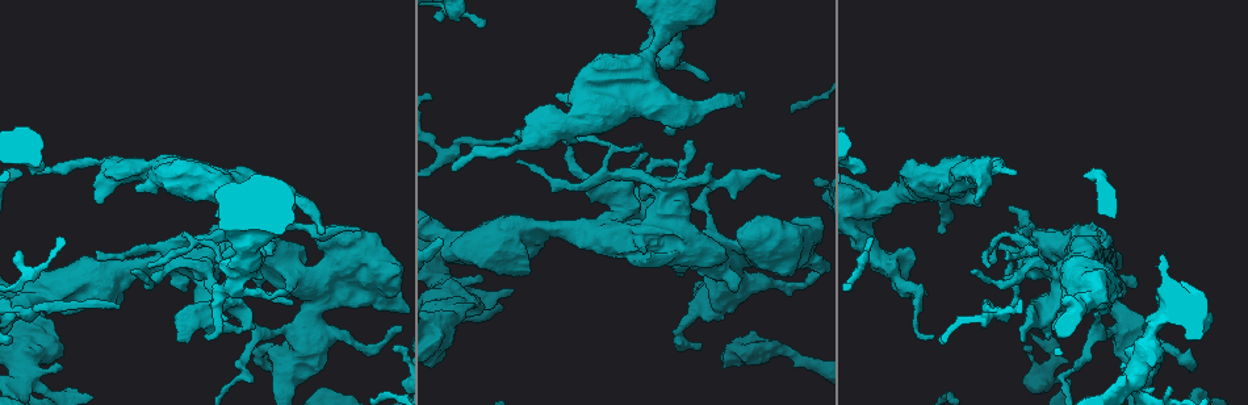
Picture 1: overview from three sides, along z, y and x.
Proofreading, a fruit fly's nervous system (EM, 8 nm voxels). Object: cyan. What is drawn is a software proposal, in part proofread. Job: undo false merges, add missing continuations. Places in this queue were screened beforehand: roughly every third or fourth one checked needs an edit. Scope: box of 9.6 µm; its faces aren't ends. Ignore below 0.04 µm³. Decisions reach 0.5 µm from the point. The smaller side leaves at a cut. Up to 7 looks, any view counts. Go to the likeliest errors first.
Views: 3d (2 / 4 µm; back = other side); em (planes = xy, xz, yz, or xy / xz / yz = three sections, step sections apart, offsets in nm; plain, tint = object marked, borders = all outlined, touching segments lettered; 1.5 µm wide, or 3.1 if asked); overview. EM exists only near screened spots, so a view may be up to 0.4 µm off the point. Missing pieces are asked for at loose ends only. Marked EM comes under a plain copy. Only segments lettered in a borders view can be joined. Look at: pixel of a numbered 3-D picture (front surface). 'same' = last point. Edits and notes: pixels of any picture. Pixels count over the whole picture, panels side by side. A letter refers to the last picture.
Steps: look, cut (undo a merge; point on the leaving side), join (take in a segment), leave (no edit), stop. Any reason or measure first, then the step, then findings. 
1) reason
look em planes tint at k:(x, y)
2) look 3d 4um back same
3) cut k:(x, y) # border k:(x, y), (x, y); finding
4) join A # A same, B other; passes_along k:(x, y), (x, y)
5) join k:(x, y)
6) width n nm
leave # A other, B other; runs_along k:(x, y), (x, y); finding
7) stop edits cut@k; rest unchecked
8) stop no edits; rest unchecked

an open end
look 3d 4um at 1:(1012, 170)

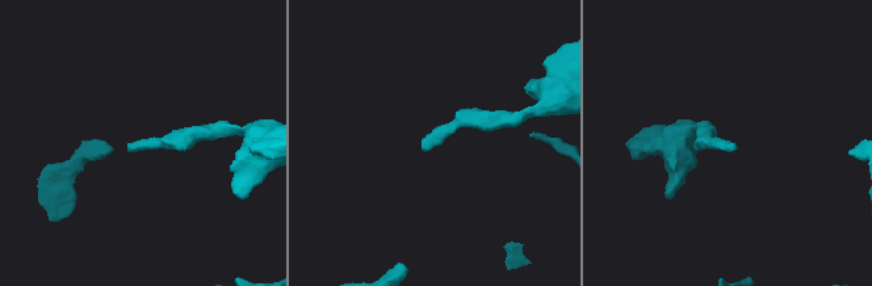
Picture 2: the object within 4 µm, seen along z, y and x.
now the EM
look em yz step 8 borders at 2:(127, 144)

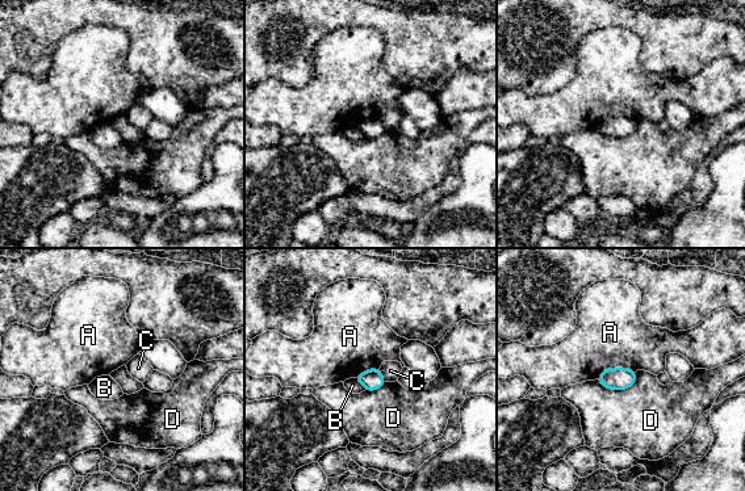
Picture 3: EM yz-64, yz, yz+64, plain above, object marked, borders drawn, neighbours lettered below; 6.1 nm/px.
look em planes borders same

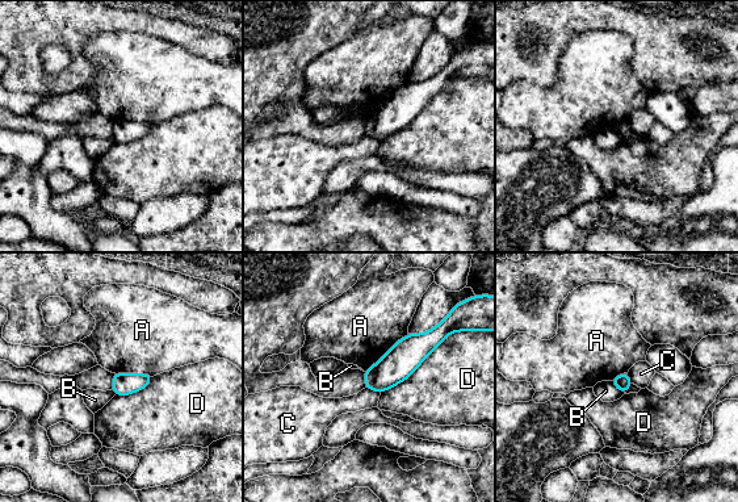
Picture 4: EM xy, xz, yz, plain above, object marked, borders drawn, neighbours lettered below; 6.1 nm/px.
leave # A other, B other, C other, D other; border 4:(410, 334), (401, 338), (365, 372); no lettered segment goes on from it

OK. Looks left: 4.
thick end
look em planes borders at 1:(974, 201)

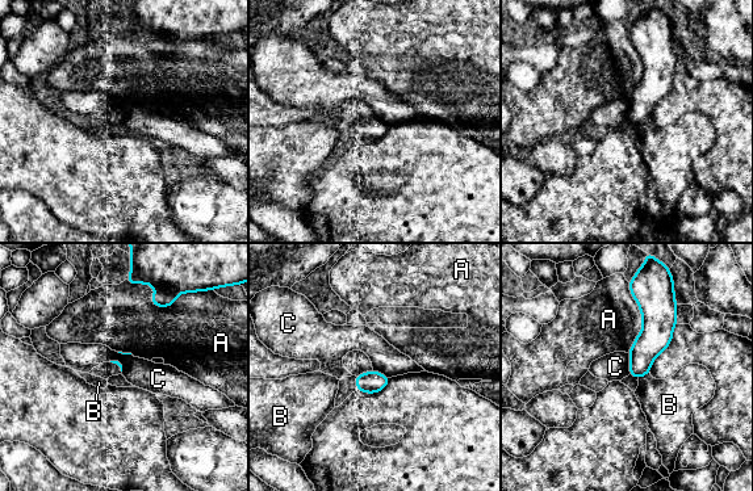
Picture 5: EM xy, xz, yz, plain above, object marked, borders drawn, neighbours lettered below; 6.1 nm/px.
longest_contact A 340 nm
leave # A other, B other, C other; border 5:(627, 353), (630, 373); no lettered segment goes on from it

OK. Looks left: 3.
free end
look 3d 2um back at 1:(147, 265)

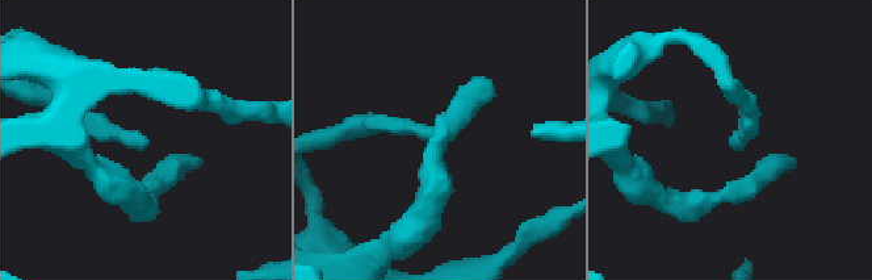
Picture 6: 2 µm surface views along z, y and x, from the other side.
now the EM
look em xz step 8 borders at 6:(146, 139)

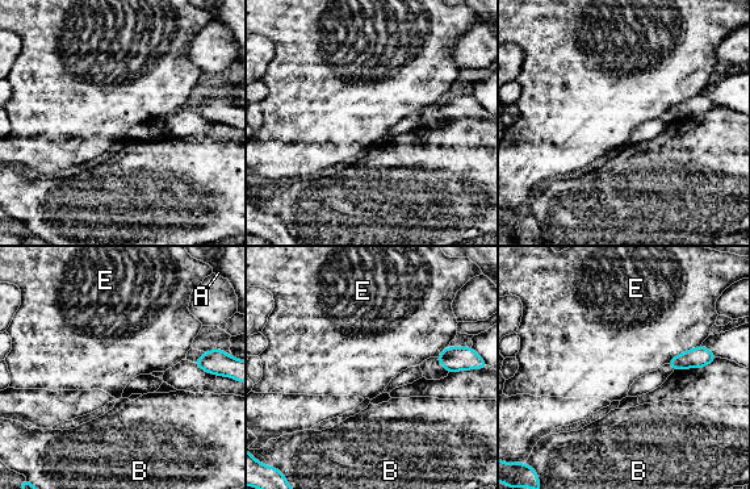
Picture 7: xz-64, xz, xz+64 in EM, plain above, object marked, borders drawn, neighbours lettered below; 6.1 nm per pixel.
look em planes borders same

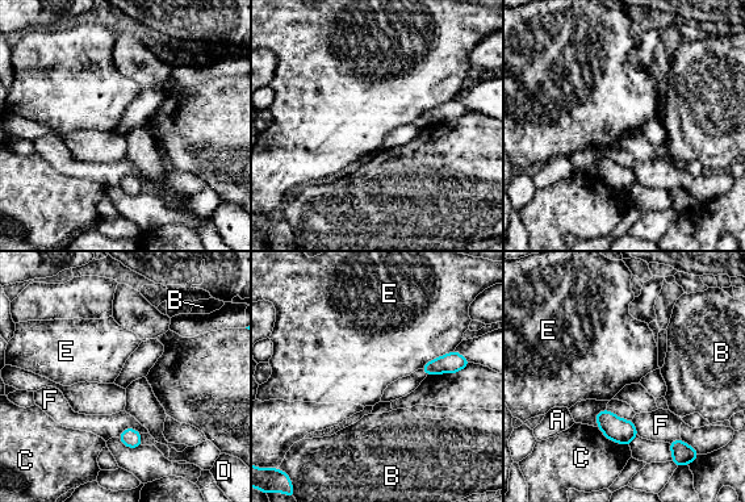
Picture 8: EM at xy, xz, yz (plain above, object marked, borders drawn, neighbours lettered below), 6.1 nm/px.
longest_contact E 240 nm
leave # A other, B other, C other, D other, E other, F other; no lettered segment goes on from it

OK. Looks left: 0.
stop no edits; rest unchecked

